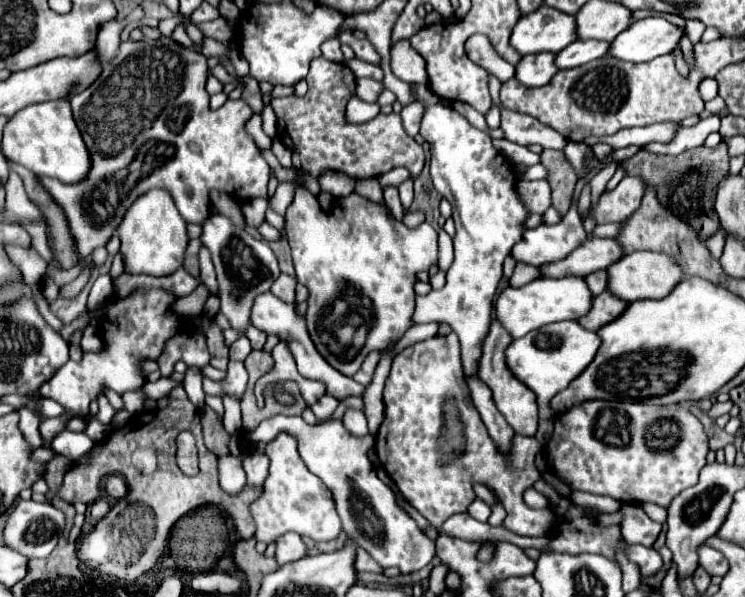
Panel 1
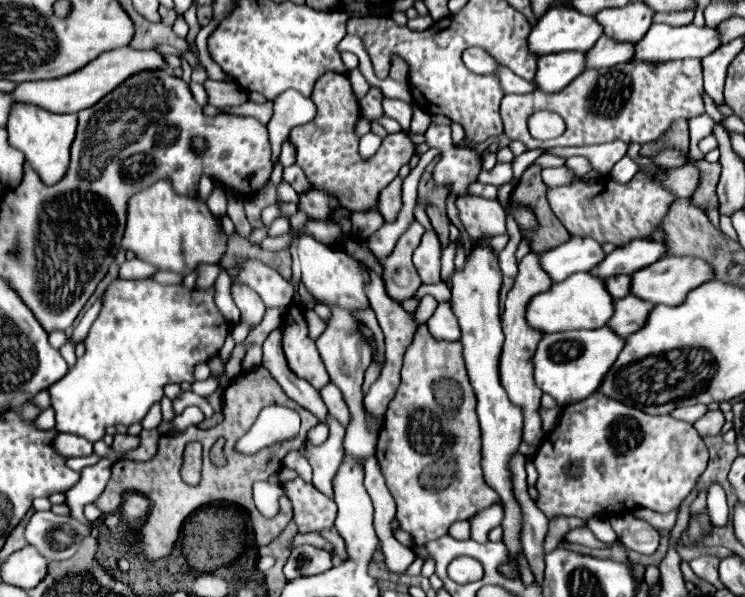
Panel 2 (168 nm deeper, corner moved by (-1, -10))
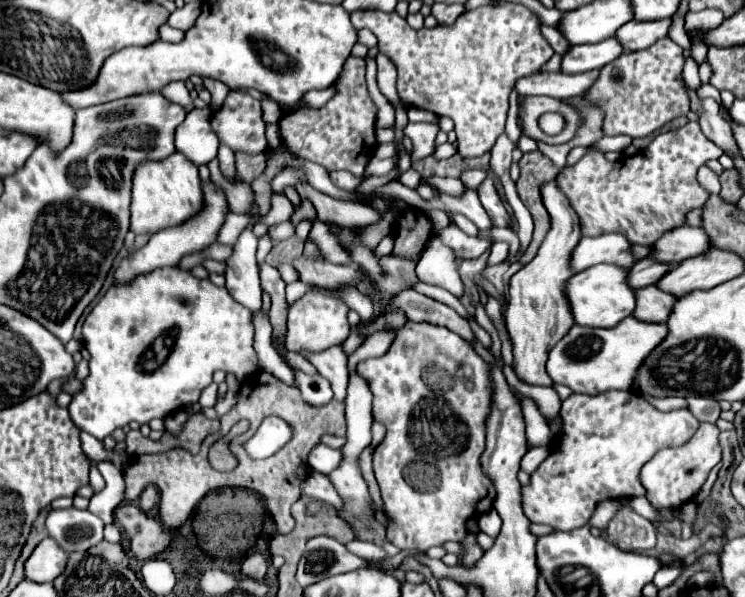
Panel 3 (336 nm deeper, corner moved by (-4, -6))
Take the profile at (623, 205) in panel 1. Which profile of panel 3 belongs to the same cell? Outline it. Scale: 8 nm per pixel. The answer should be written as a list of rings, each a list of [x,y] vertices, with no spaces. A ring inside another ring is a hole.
[[[689,122],[679,130],[659,134],[647,150],[631,158],[607,162],[601,152],[591,150],[577,164],[565,166],[555,176],[555,184],[579,216],[583,236],[619,232],[633,244],[653,246],[663,232],[681,226],[689,210],[705,204],[709,194],[697,184],[695,174],[705,160],[721,154],[721,148],[705,138],[699,124]]]

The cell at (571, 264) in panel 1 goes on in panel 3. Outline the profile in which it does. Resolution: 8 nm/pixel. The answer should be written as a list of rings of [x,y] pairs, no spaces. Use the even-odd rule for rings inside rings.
[[[679,226],[669,232],[665,232],[657,242],[655,242],[655,252],[651,258],[663,264],[679,264],[685,258],[697,256],[701,252],[707,252],[709,240],[703,232],[703,228],[689,228],[689,226]]]

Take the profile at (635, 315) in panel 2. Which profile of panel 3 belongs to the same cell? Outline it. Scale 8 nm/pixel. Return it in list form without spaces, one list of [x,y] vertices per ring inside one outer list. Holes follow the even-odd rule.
[[[657,286],[639,288],[635,290],[635,296],[637,296],[637,306],[633,310],[633,318],[651,324],[659,324],[667,320],[675,298],[667,292],[661,292]]]

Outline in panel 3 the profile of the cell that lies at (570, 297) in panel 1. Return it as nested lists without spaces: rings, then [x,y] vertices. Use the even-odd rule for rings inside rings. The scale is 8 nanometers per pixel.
[[[609,264],[589,266],[587,270],[573,274],[565,282],[565,298],[569,300],[575,324],[591,328],[611,328],[623,318],[631,316],[635,308],[635,292],[627,284],[627,270]]]

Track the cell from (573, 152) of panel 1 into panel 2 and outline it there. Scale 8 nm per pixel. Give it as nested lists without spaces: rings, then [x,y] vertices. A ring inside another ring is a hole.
[[[562,166],[562,168],[544,168],[542,170],[542,180],[548,186],[564,186],[566,180],[574,180],[574,174],[566,166]]]

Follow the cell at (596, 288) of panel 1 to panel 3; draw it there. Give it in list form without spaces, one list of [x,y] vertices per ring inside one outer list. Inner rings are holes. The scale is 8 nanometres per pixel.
[[[637,260],[627,274],[627,282],[633,288],[643,288],[643,286],[651,286],[655,284],[655,280],[659,280],[665,272],[669,270],[669,266],[657,262],[657,260]]]

